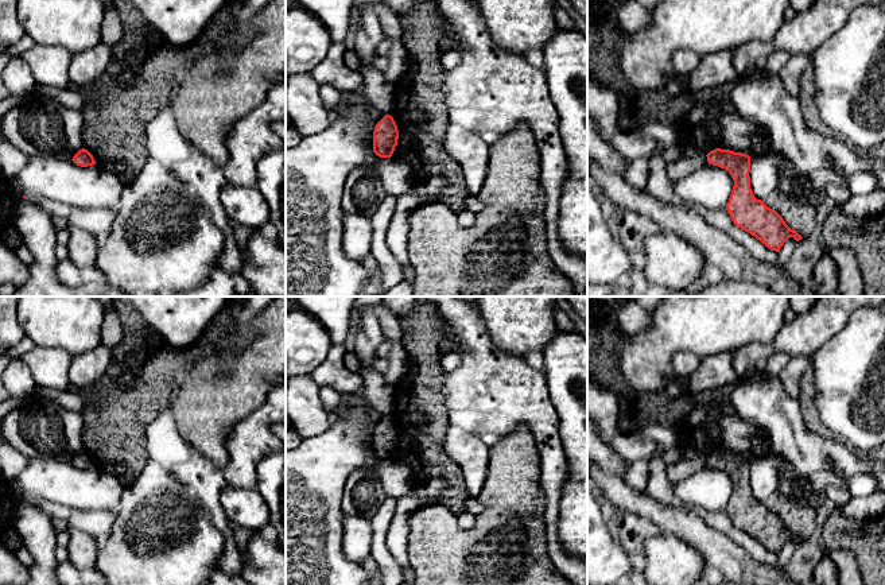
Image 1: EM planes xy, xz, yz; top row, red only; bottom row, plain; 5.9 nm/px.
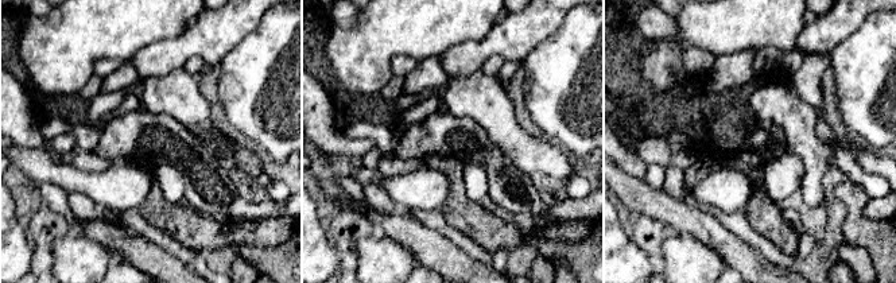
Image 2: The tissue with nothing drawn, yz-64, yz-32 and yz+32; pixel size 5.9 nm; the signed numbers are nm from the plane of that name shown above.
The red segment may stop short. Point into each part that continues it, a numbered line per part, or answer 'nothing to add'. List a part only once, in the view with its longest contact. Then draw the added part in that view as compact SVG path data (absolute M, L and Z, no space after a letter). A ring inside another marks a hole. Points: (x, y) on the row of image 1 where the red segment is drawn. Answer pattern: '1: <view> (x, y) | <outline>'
nothing to add

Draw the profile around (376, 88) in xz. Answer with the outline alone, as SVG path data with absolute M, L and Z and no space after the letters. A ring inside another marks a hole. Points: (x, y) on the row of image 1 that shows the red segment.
M365 67L361 73L362 89L370 104L384 115L392 115L395 96L395 84L391 84L384 77L384 73L374 67Z

